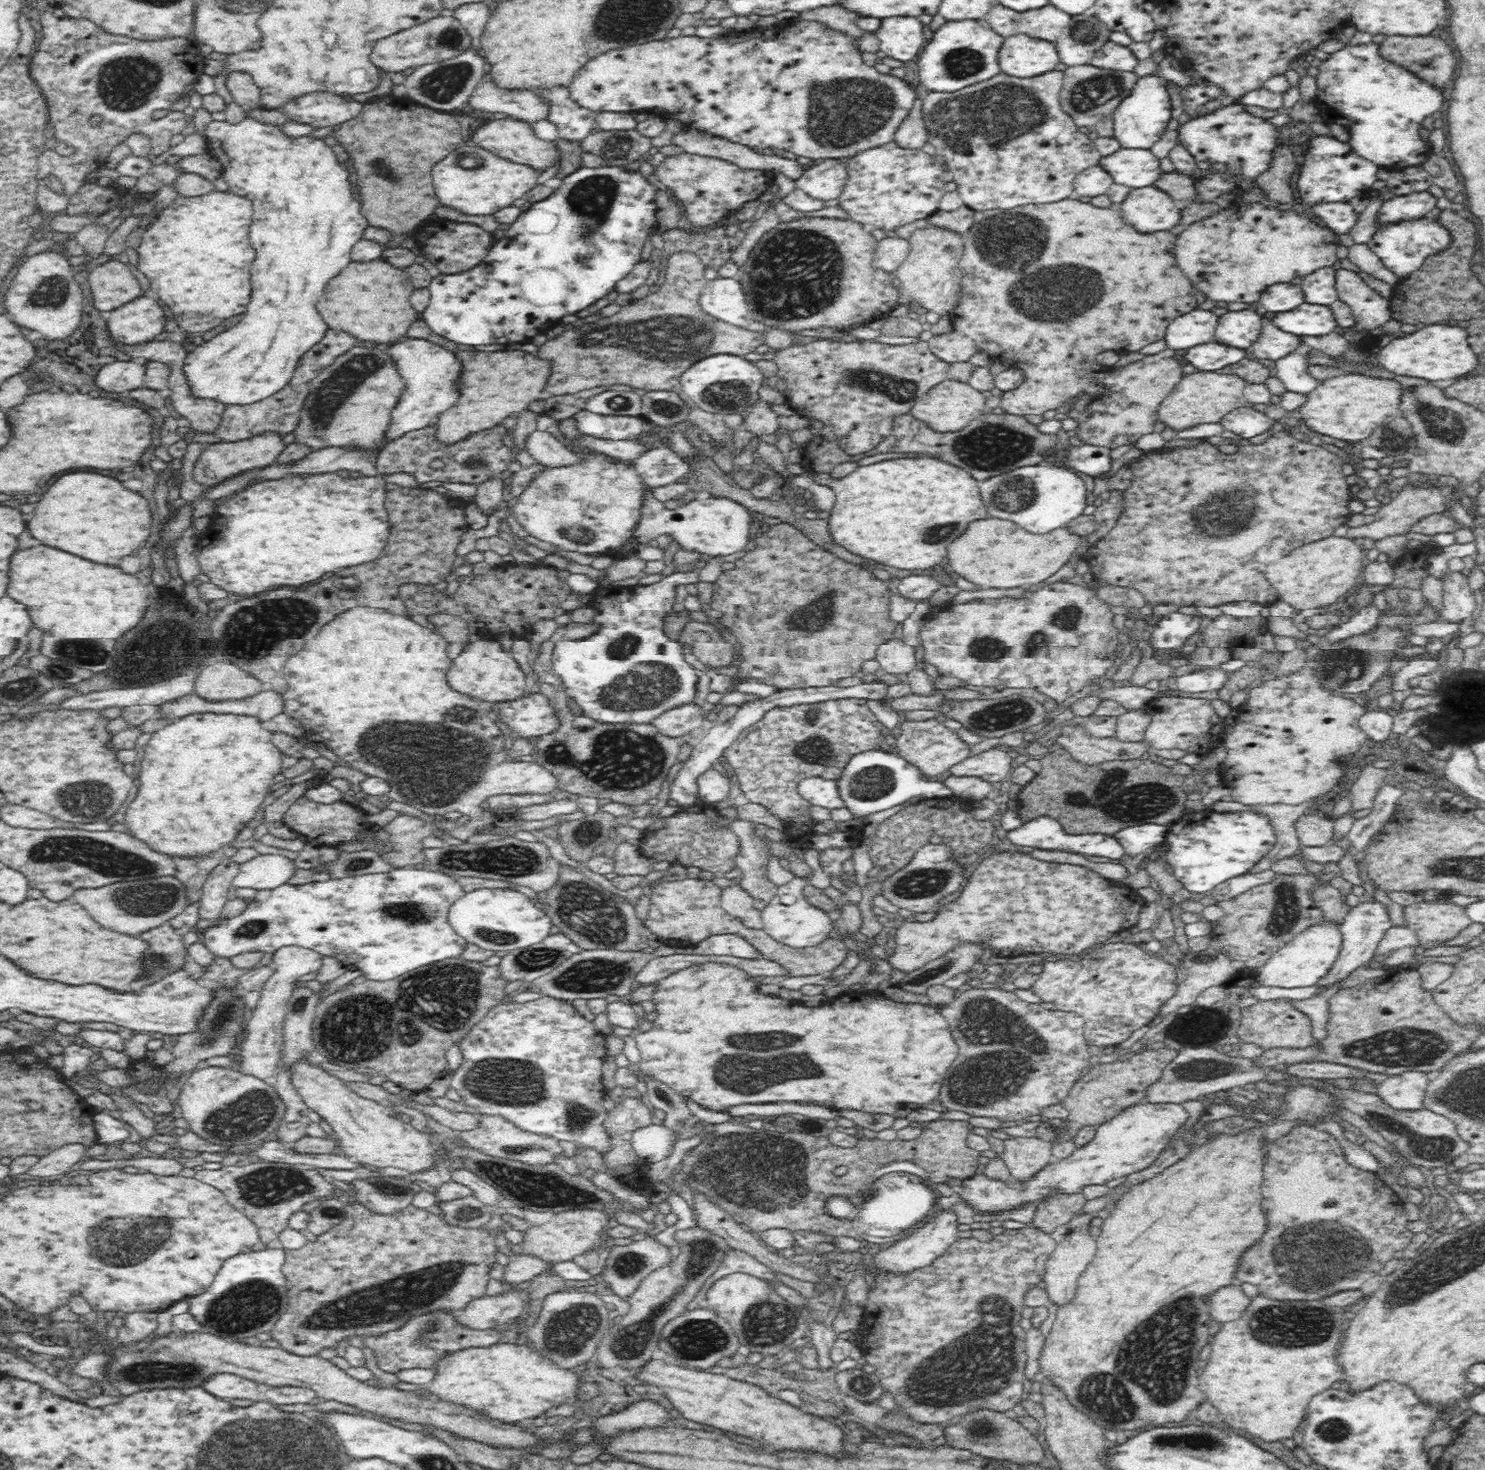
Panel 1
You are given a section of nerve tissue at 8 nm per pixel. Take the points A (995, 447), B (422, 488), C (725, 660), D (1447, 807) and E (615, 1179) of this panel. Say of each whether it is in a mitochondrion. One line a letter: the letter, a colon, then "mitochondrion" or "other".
A: mitochondrion
B: other
C: other
D: other
E: other

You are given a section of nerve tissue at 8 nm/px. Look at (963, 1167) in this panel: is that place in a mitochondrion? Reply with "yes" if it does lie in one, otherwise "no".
no

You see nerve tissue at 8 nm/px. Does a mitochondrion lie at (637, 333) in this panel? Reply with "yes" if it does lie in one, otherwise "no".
yes

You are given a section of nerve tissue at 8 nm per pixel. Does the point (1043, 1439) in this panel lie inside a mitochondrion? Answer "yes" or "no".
no

